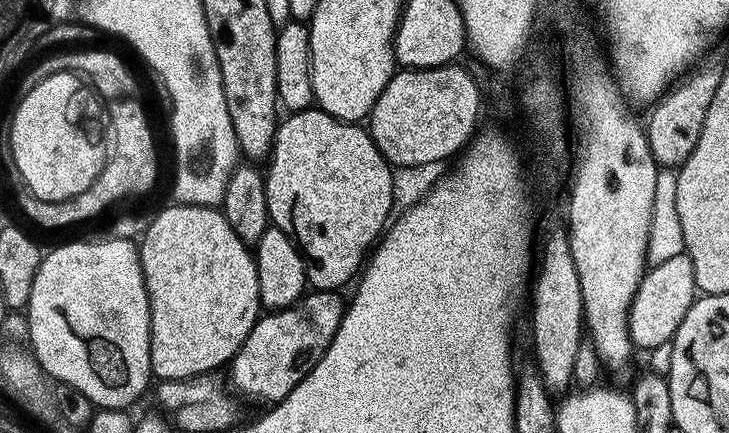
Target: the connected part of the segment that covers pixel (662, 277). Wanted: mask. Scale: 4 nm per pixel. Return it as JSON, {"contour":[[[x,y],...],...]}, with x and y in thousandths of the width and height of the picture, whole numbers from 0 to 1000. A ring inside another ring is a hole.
{"contour":[[[942,587],[919,596],[898,612],[878,651],[878,667],[867,691],[861,725],[863,774],[878,804],[905,804],[918,792],[933,746],[957,691],[957,667],[952,642],[952,614]]]}

